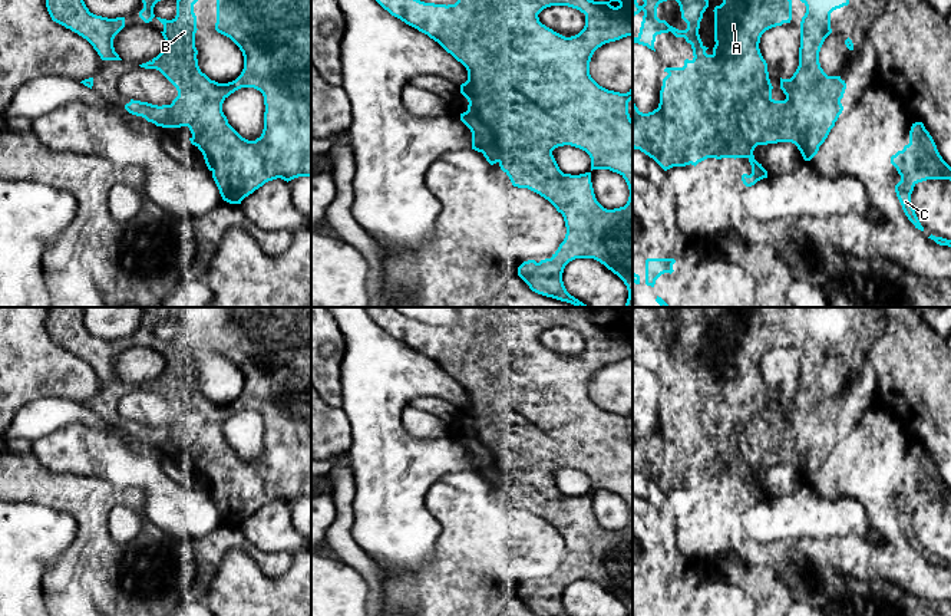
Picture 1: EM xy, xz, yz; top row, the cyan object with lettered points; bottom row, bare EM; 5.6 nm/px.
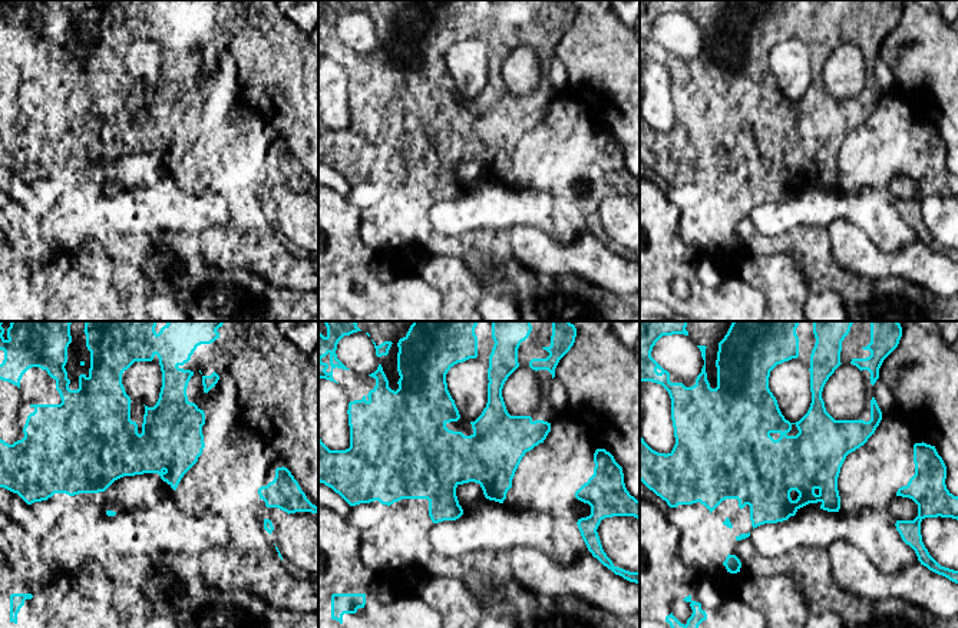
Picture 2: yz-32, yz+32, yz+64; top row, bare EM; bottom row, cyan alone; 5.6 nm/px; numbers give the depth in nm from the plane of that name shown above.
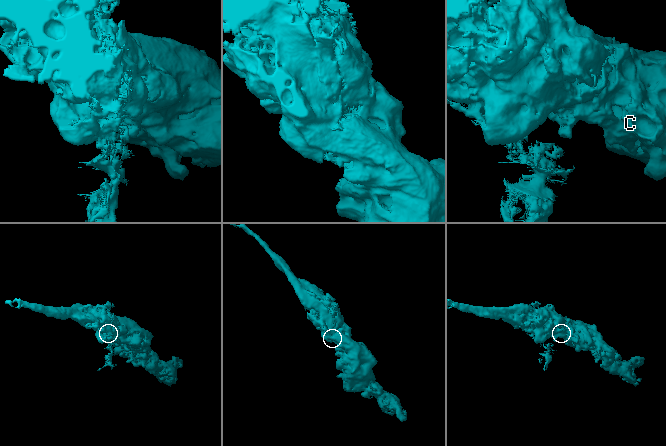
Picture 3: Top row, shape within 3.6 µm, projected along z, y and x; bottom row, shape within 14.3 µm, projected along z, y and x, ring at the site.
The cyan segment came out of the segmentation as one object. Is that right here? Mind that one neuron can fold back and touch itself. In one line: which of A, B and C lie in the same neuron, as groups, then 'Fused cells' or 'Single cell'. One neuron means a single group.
Groups: A B C. Single cell

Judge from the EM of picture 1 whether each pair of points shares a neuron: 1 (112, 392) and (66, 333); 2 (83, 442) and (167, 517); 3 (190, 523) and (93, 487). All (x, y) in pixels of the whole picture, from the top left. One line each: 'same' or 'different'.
1: same
2: same
3: different

